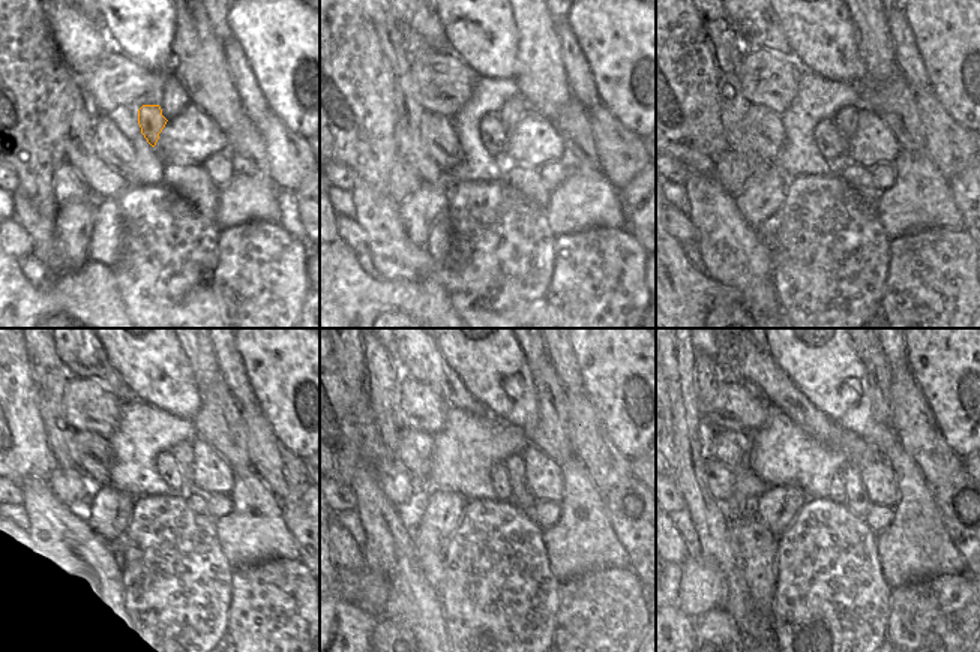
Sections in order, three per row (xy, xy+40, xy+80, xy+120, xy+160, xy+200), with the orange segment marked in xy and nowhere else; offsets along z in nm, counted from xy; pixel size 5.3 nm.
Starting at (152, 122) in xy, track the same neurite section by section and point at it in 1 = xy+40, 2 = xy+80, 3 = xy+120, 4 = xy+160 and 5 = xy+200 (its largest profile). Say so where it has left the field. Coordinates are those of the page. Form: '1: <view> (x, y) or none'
1: xy+40 (494, 135)
2: xy+80 (830, 141)
3: xy+120 (164, 466)
4: xy+160 (499, 474)
5: xy+200 (838, 492)

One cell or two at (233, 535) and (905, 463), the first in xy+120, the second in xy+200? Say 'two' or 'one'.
one

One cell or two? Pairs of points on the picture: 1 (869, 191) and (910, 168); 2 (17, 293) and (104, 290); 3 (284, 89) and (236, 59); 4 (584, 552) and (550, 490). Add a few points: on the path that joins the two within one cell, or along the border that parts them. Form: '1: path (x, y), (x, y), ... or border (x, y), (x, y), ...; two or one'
1: border (880, 192), (875, 200); two
2: path (38, 299), (62, 299), (71, 294), (83, 294); one
3: border (233, 36), (264, 99); two
4: border (560, 466), (562, 502); two

